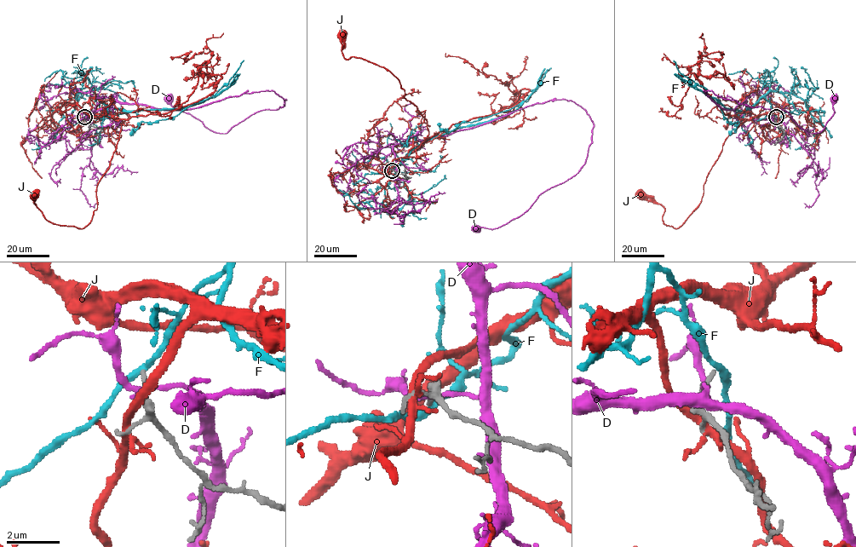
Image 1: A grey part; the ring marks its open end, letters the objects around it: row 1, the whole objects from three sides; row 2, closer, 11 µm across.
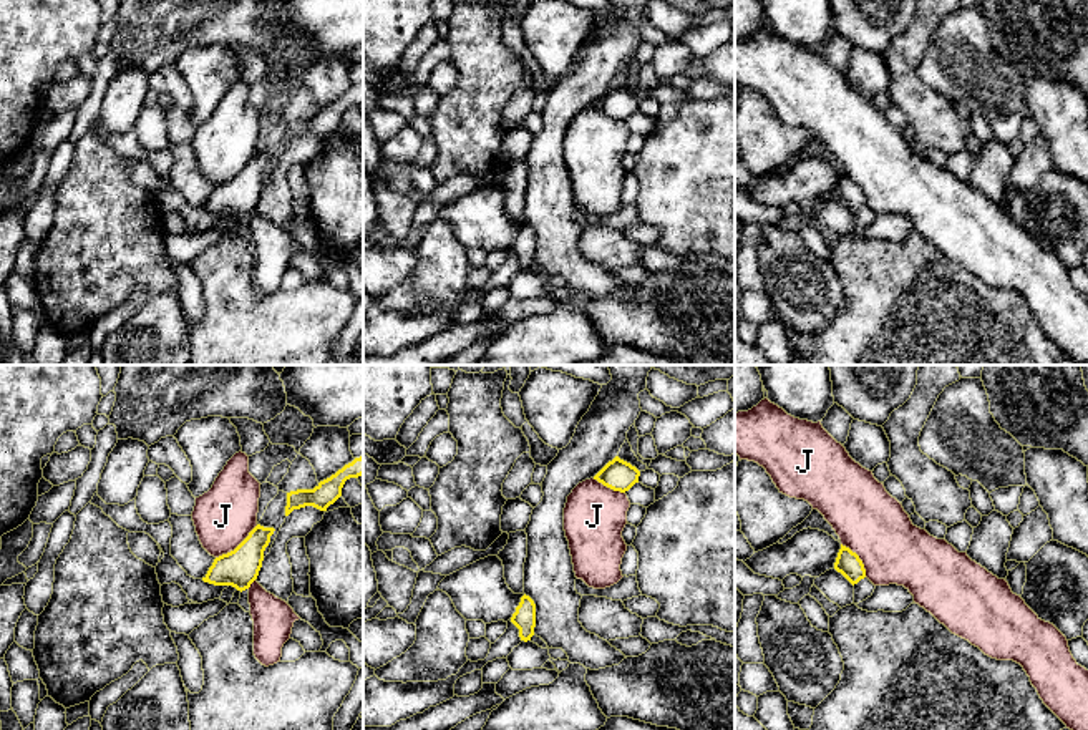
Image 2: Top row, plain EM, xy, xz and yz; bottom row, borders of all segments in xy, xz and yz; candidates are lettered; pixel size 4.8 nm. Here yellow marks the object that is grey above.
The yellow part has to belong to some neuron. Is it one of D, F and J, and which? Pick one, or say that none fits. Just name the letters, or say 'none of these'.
none of these

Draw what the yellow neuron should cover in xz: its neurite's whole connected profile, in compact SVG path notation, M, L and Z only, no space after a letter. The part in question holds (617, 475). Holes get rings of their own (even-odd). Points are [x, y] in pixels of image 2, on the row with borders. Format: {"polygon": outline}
{"polygon": "M615 456L594 476L594 479L614 491L625 493L639 483L639 476L640 471L635 466Z"}

